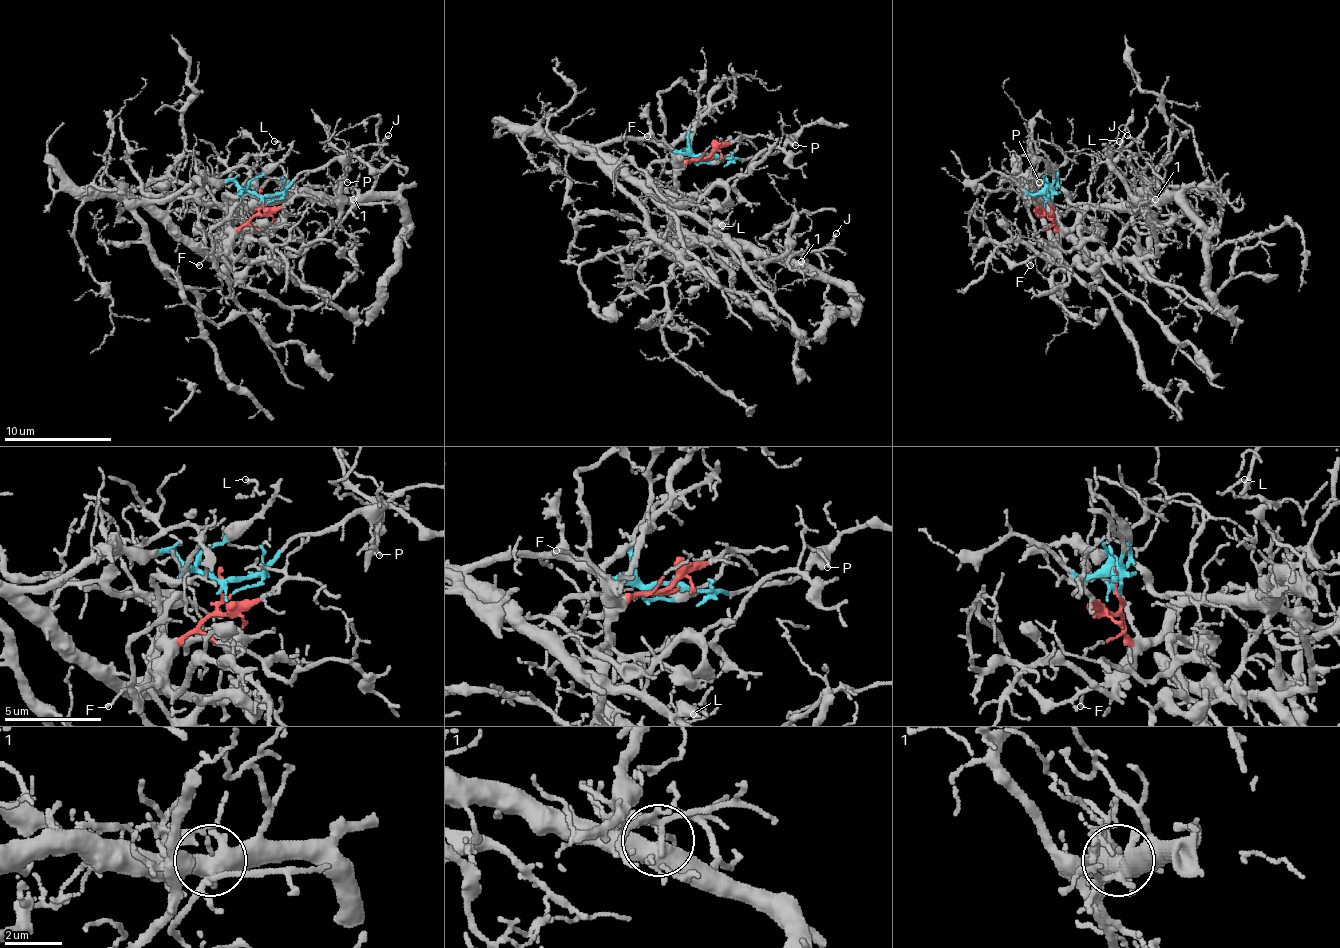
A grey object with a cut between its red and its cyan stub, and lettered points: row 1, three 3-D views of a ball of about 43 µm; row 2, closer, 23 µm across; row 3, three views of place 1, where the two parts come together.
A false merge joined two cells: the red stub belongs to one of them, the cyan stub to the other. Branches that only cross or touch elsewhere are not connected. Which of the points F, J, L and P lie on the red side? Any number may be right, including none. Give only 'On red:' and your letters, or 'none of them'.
On red: F, J, L

